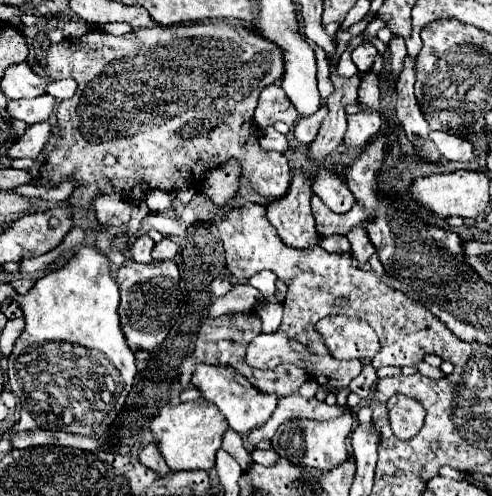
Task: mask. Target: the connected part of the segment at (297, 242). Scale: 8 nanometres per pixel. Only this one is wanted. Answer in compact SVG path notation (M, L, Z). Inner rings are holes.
M295 170L287 196L267 204L267 220L291 248L307 248L319 242L309 206L311 194L311 180L303 174L303 170Z

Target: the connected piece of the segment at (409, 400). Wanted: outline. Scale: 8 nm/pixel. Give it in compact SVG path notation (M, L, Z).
M395 394L387 402L391 428L399 440L411 440L424 424L426 410L412 397Z

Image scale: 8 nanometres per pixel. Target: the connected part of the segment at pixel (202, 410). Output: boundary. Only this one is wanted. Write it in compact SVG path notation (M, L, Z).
M201 398L197 402L181 402L179 406L165 406L151 422L151 432L159 442L159 450L171 470L209 470L215 466L215 452L221 448L221 436L227 430L225 416L213 406L213 402Z

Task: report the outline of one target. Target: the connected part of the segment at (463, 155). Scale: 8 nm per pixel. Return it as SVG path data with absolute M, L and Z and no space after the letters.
M431 132L429 138L435 142L435 146L439 148L439 152L443 154L443 158L451 160L451 162L471 162L475 158L475 148L473 142L461 136L453 136L447 132Z

